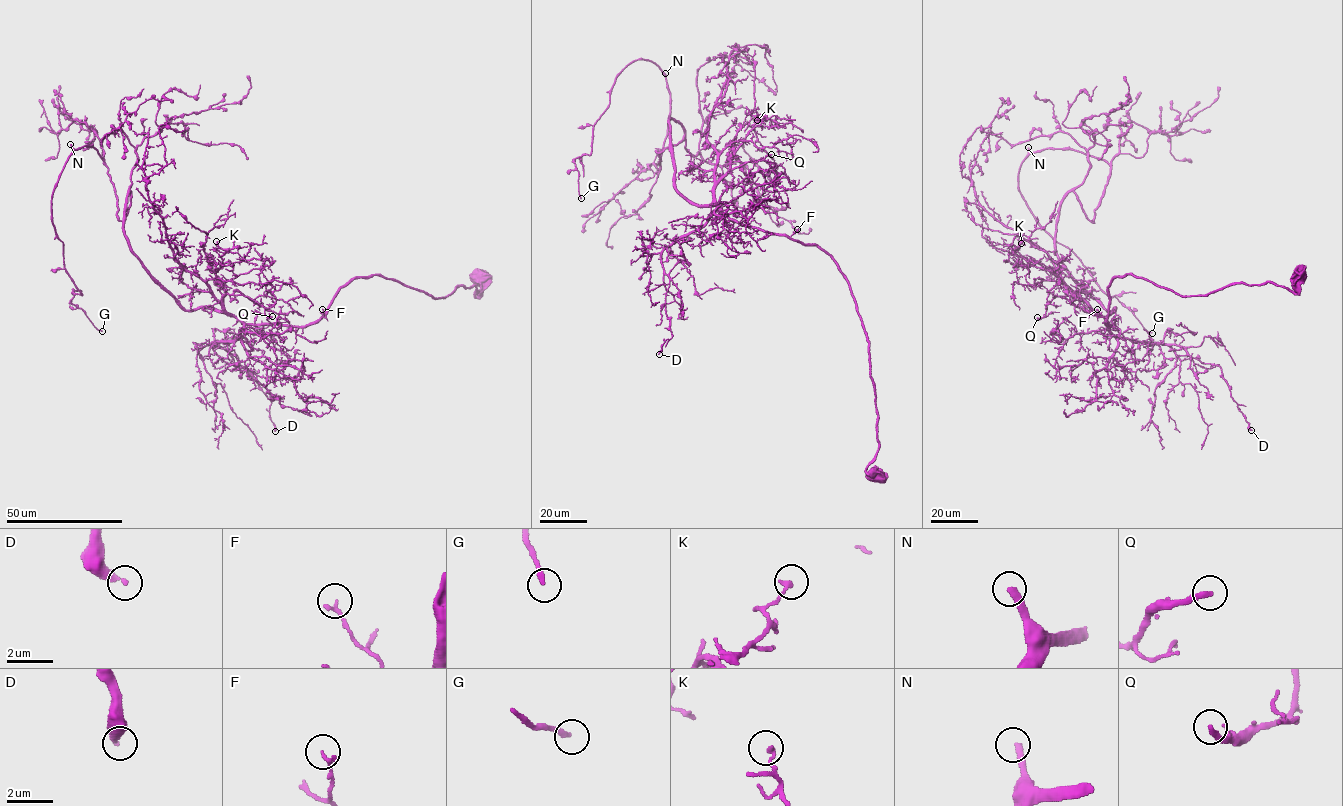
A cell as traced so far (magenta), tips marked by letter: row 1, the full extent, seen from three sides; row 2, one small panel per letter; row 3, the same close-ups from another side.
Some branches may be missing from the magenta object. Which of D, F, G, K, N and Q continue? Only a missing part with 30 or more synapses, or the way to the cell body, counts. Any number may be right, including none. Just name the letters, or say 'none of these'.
G, N, Q

